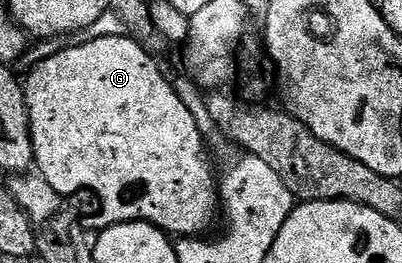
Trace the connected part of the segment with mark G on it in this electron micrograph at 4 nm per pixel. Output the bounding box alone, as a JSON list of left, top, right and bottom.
[25,37,221,237]

